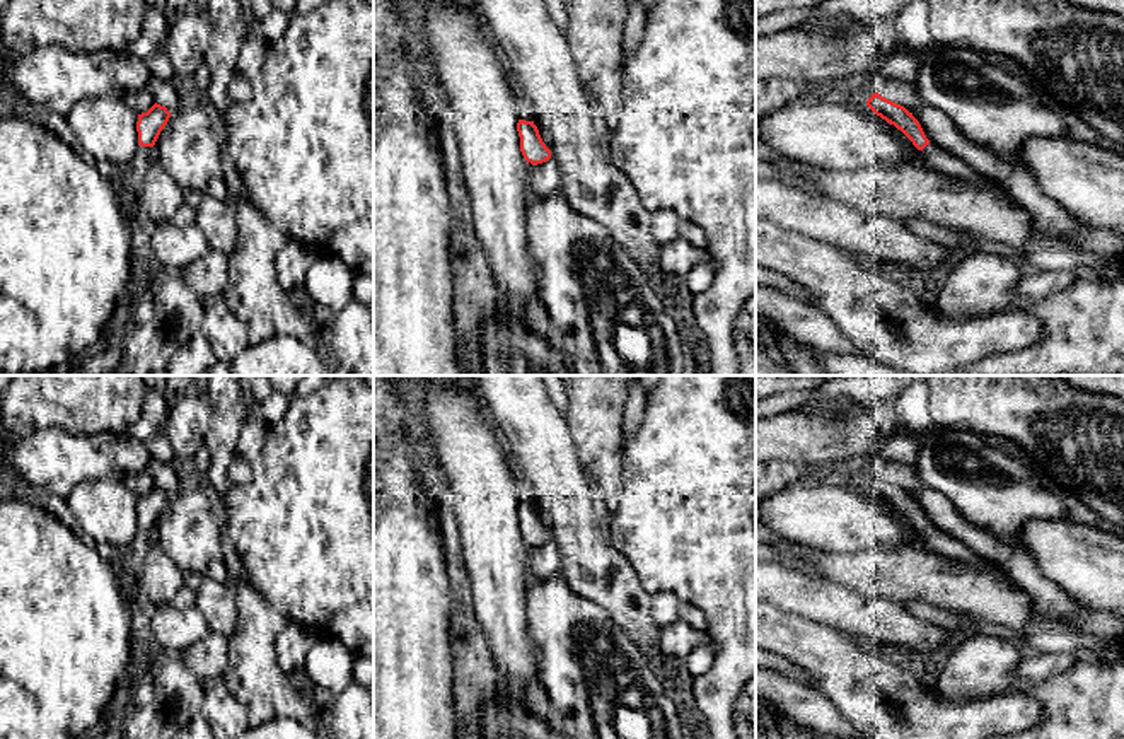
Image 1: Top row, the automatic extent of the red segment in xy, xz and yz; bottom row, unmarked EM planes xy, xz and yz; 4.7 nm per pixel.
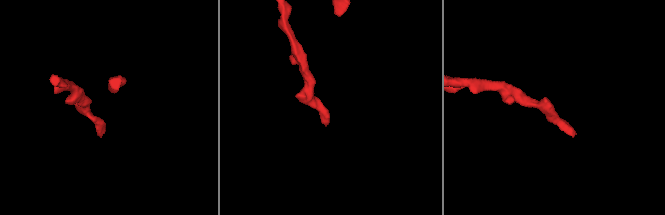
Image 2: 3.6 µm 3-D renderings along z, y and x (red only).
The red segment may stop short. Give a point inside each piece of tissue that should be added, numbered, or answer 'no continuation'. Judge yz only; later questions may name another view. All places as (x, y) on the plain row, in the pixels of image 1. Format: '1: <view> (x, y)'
1: yz (933, 540)

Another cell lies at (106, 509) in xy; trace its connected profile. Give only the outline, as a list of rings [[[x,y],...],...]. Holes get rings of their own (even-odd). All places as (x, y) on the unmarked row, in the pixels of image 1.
[[[87,480],[65,503],[80,524],[80,534],[106,551],[125,551],[138,531],[138,495],[123,481]]]

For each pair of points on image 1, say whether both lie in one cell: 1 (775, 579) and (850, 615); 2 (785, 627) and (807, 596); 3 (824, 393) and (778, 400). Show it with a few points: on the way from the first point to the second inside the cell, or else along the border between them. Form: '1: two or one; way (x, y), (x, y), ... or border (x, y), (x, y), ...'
1: one; way (793, 591), (831, 605)
2: two; border (773, 605), (833, 628)
3: one; way (812, 398), (790, 400)

